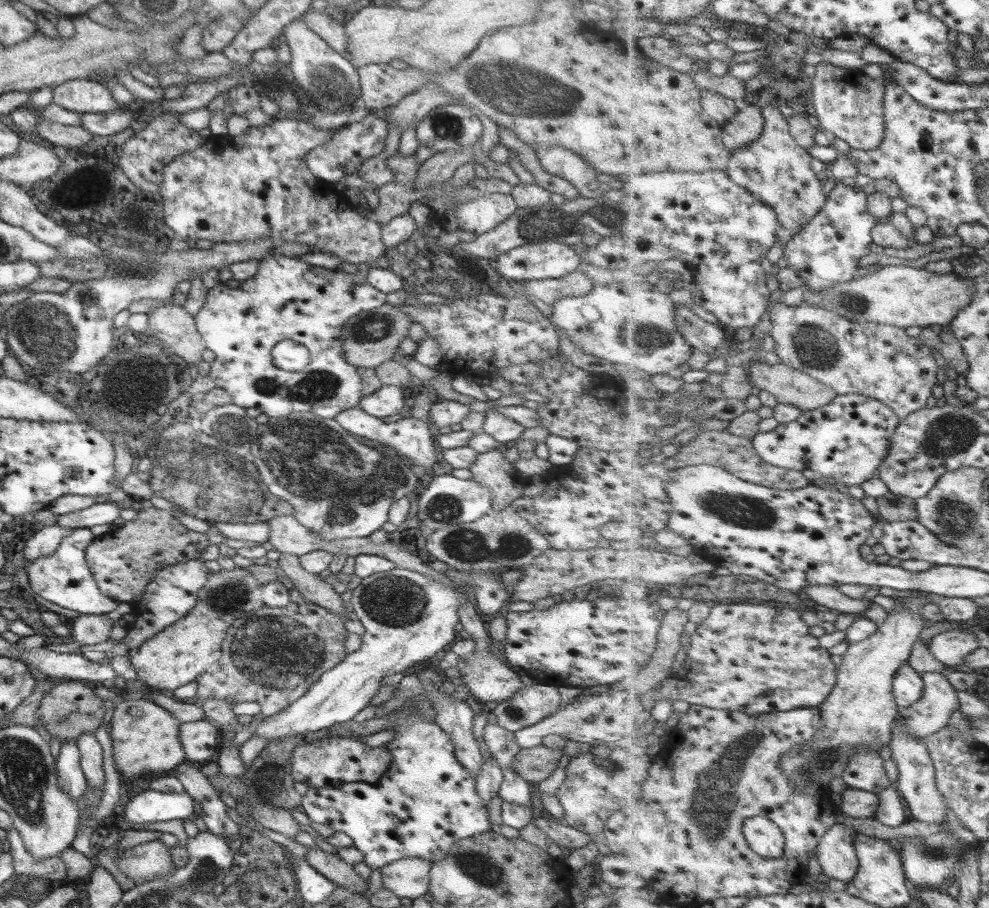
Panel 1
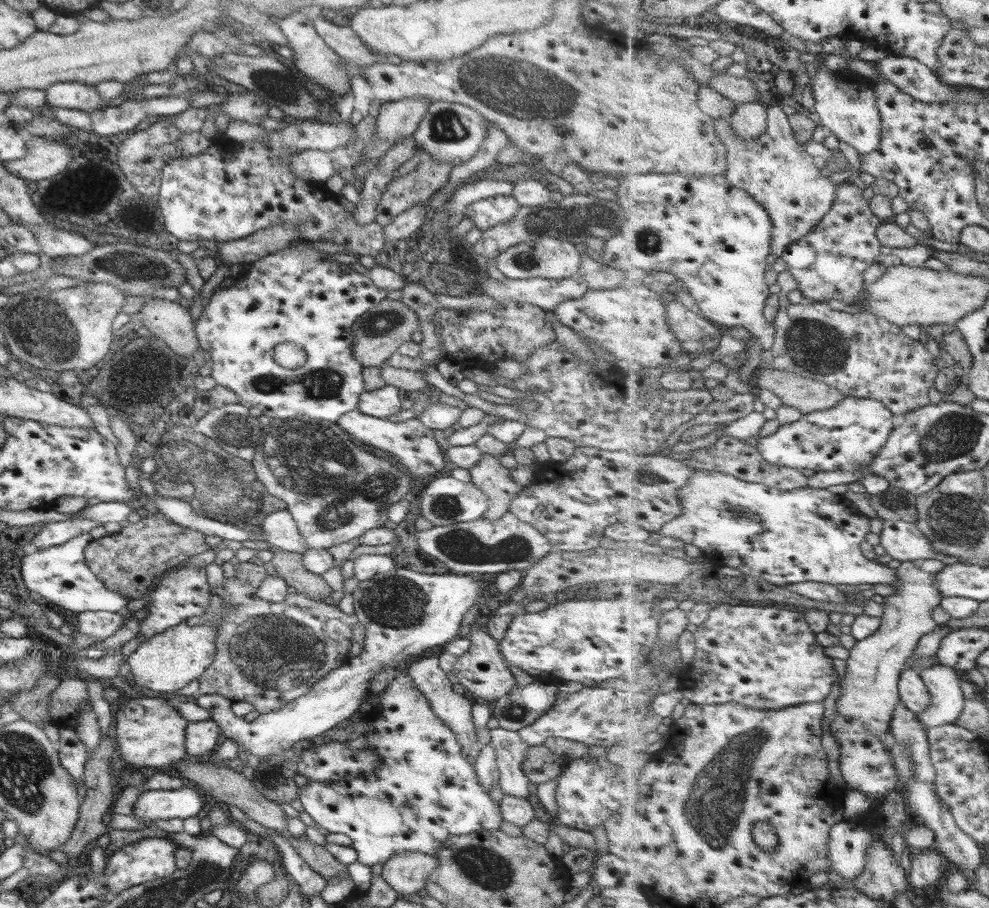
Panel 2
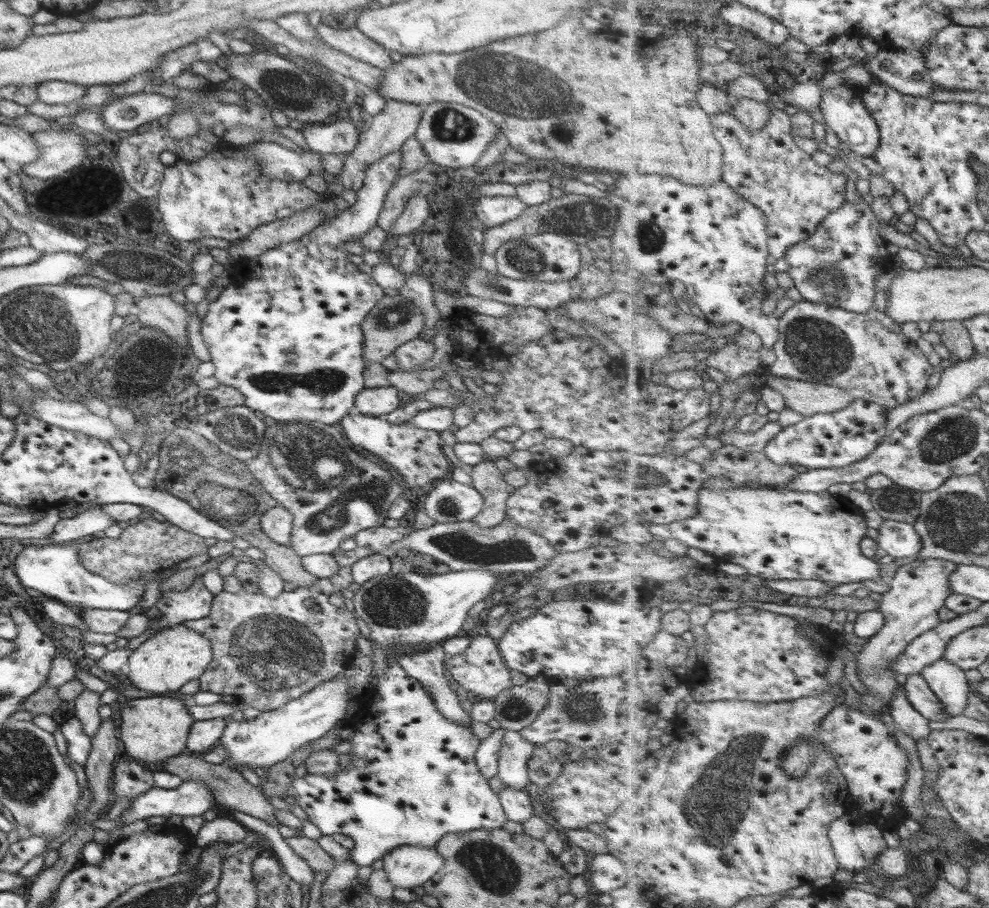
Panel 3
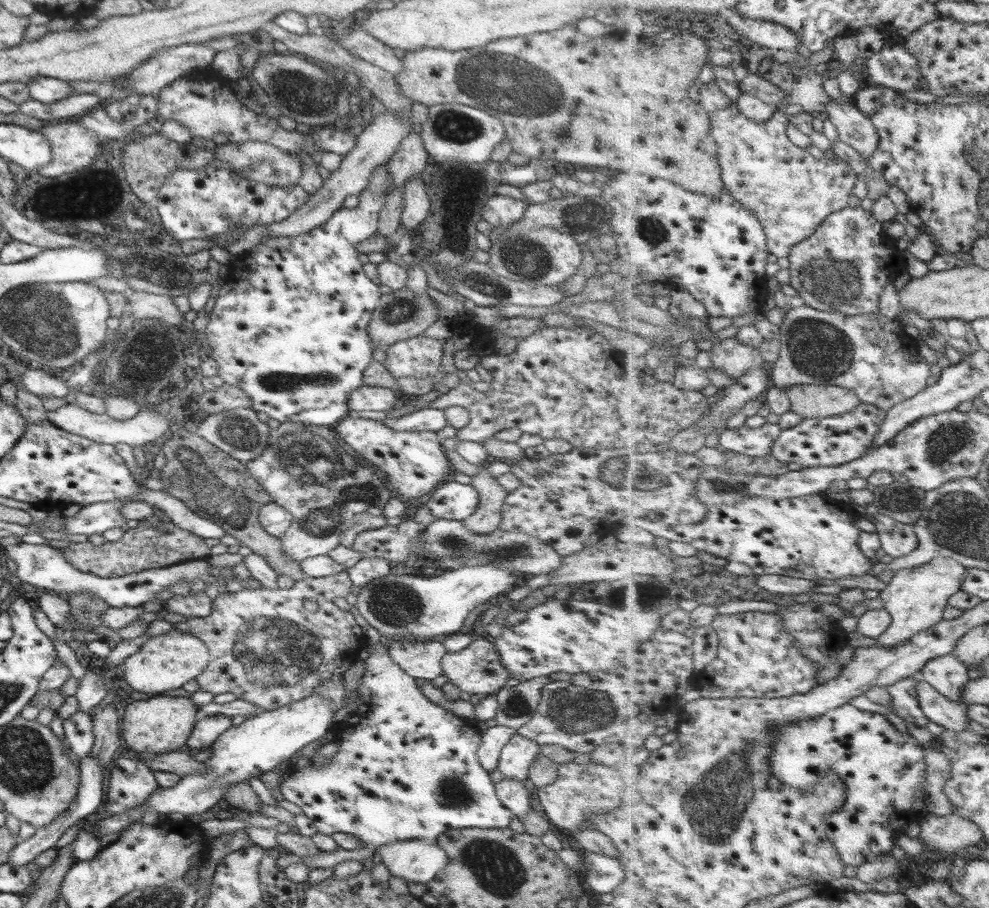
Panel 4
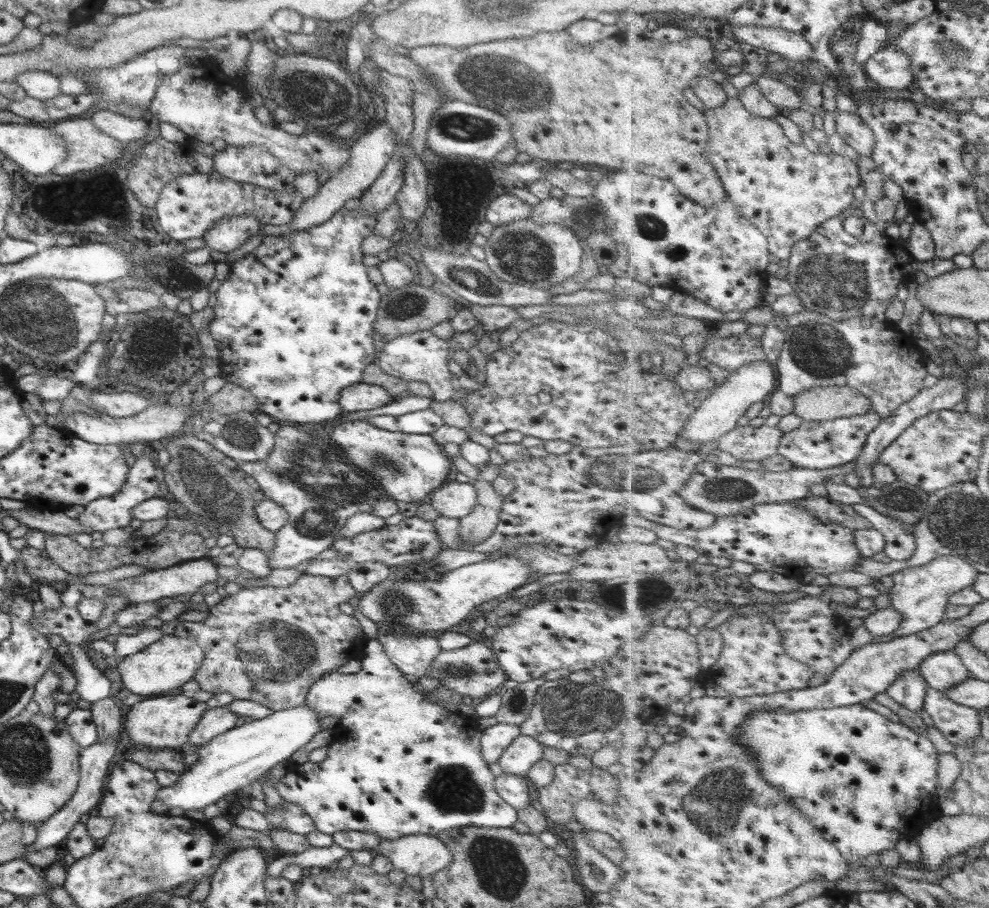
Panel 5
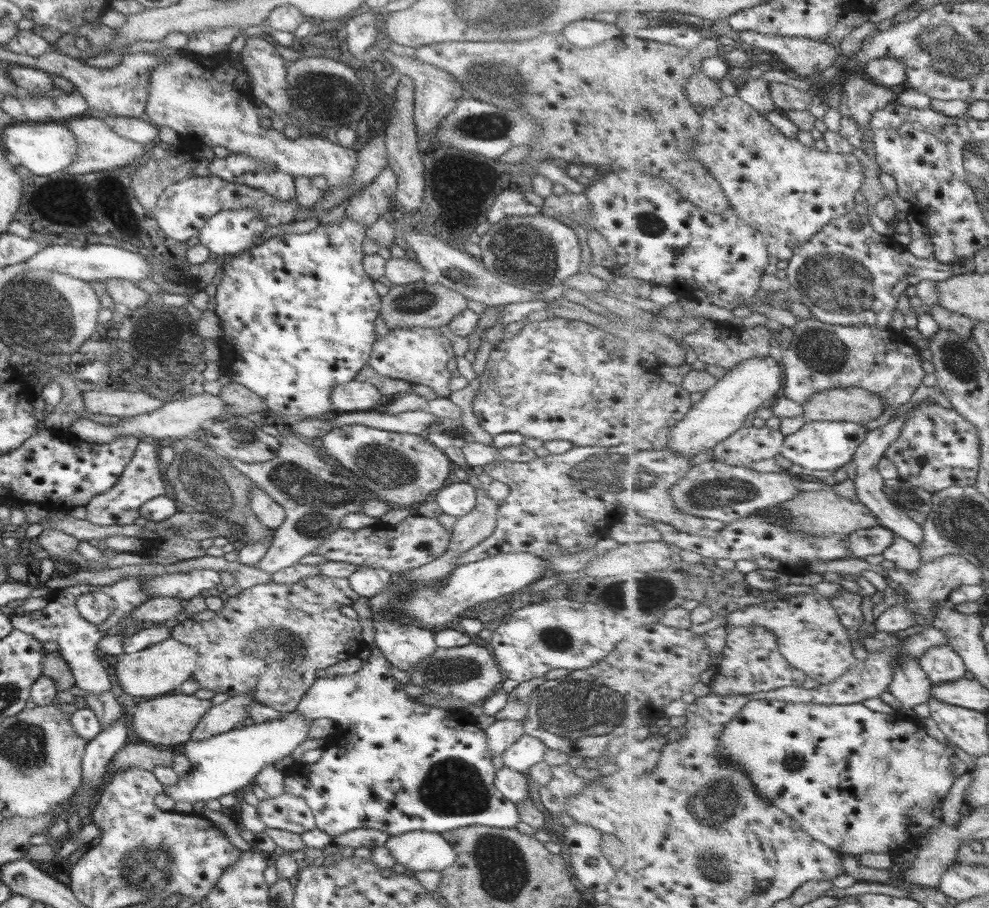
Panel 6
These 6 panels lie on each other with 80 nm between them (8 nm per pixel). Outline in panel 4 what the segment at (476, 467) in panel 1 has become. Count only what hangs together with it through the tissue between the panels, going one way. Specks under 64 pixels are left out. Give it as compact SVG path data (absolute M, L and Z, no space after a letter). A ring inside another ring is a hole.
M482 468L471 477L470 486L476 490L478 501L474 513L460 523L473 534L489 534L498 528L500 510L508 493Z

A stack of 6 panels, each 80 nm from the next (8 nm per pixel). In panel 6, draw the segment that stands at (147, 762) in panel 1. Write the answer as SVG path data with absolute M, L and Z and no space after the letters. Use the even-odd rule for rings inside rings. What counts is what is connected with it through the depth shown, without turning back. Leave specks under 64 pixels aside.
M175 694L170 696L157 696L145 702L139 702L133 708L129 709L131 718L131 728L136 737L143 743L154 745L173 746L176 744L185 744L191 737L191 731L201 718L211 708L210 700L198 700L195 696L185 694Z

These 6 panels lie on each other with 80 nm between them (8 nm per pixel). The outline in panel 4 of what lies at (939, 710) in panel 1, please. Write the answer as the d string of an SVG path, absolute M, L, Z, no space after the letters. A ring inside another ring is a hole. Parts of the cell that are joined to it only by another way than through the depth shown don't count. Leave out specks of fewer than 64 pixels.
M949 653L929 660L929 663L925 664L920 678L929 682L937 692L947 696L949 700L967 705L963 701L963 692L965 692L965 686L970 682L969 674L967 674L969 669L957 658L957 655Z

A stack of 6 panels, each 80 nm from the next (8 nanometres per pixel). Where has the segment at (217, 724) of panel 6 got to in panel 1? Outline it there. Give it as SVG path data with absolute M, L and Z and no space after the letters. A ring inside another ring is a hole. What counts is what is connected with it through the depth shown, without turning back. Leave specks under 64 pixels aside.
M205 720L185 722L179 726L179 742L184 759L198 766L215 759L219 739L219 730Z

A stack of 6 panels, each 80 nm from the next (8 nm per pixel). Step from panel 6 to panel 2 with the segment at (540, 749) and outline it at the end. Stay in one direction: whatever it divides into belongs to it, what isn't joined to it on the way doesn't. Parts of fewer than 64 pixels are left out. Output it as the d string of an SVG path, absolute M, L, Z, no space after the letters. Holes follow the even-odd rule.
M493 728L489 730L491 748L495 750L498 768L498 785L504 794L528 799L528 778L523 774L523 762L527 744L521 742L516 731Z

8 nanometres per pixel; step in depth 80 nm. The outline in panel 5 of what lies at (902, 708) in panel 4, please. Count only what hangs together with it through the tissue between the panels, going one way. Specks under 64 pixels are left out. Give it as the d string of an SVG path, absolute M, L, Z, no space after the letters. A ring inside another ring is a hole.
M920 669L909 670L888 688L886 694L905 709L917 713L924 710L928 683L921 675Z

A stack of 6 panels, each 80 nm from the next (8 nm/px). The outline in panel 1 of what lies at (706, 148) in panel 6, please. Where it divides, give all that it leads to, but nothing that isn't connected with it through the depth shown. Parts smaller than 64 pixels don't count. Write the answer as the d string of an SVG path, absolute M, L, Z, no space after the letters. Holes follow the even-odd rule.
M767 105L760 109L766 120L763 134L732 153L726 172L737 184L756 193L777 210L777 219L781 224L778 240L786 246L791 237L801 232L807 221L821 213L828 197L823 192L823 181L812 169L814 156L796 143L788 119L781 114L779 107Z

